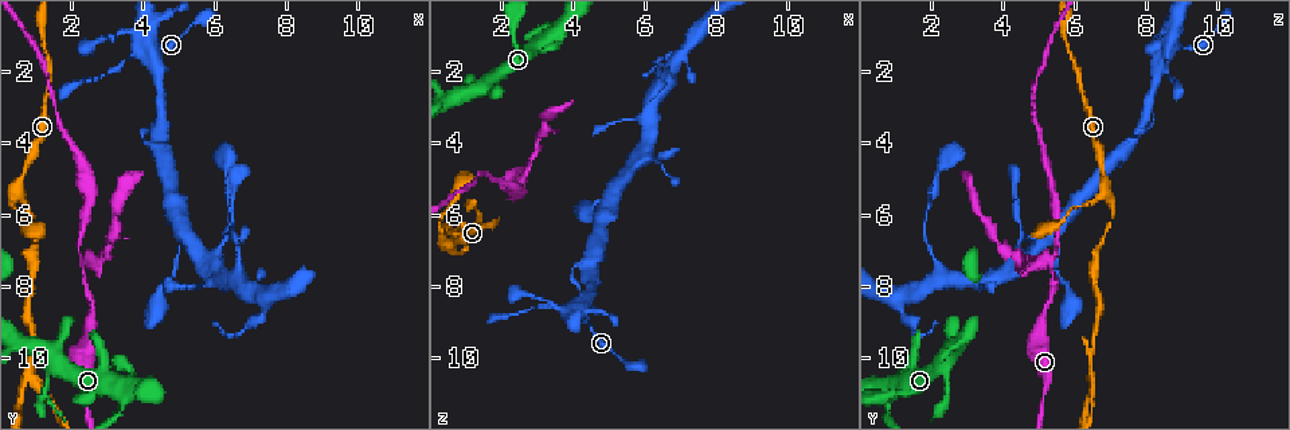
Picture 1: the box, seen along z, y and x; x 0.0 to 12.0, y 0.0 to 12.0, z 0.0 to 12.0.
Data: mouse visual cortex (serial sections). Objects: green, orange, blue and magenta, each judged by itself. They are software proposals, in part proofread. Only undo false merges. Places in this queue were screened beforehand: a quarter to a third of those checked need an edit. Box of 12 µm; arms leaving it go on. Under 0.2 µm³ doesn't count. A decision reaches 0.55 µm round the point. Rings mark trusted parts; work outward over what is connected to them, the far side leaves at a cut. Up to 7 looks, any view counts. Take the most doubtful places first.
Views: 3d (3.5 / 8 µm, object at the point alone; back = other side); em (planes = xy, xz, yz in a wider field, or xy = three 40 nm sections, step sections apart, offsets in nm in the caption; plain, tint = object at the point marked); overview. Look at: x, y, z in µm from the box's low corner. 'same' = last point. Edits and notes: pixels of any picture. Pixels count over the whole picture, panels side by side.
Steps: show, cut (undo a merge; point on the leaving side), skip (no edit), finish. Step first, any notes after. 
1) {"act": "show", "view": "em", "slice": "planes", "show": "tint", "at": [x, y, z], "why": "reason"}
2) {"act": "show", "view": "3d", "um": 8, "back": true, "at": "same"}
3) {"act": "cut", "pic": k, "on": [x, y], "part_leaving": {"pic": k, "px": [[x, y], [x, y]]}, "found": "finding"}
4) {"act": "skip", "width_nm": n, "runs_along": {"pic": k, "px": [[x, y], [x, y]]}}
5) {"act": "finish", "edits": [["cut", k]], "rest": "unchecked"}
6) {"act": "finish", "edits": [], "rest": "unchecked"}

{"act": "show", "view": "3d", "um": 3.5, "at": [1.0, 10.4, 6.4], "why": "arms part here"}

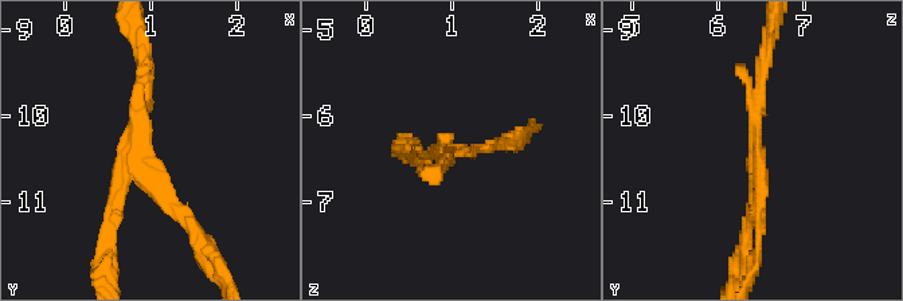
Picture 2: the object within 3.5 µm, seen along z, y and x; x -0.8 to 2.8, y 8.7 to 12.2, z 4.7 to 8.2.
{"act": "show", "view": "em", "slice": "xy", "step": 1, "show": "tint", "at": [0.90, 10.35, 6.45], "arms": 3, "arm_widths_nm": [150, 150, 150]}

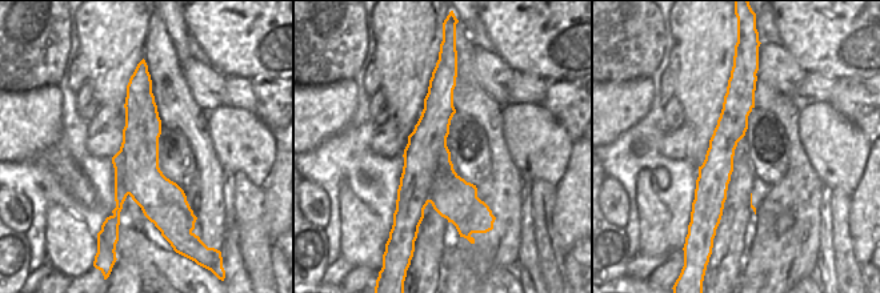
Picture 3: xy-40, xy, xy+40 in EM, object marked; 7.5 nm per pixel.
{"act": "cut", "pic": 2, "on": [168, 208], "part_leaving": {"pic": 2, "px": [[140, 161], [169, 191], [219, 269]]}, "found": "a second cell is stuck on"}

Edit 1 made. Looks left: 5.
{"act": "show", "view": "overview", "why": "see it whole again"}

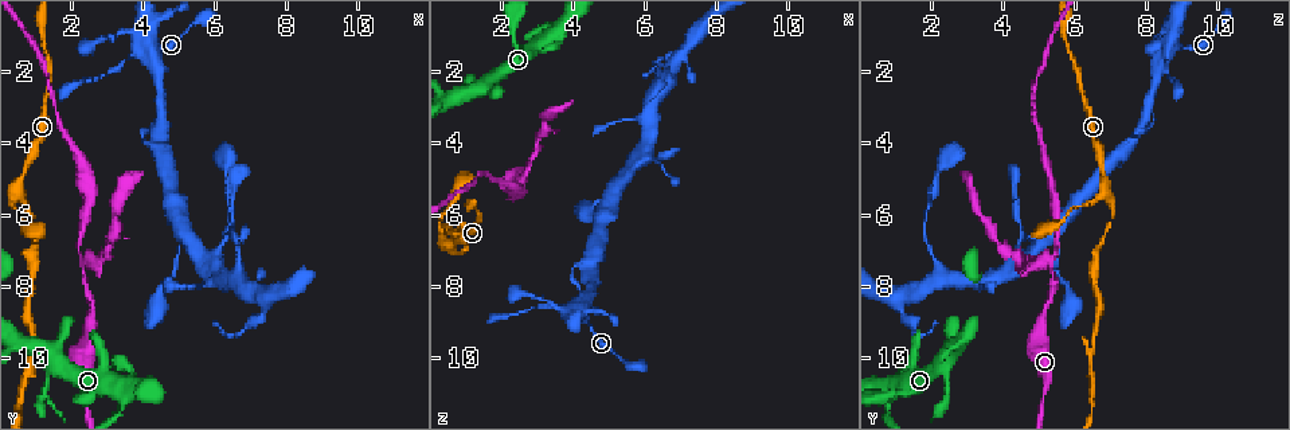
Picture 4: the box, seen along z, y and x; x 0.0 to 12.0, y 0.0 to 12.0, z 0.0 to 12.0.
{"act": "show", "view": "3d", "um": 3.5, "at": [2.3, 7.4, 5.4], "why": "two arms in line, one across"}

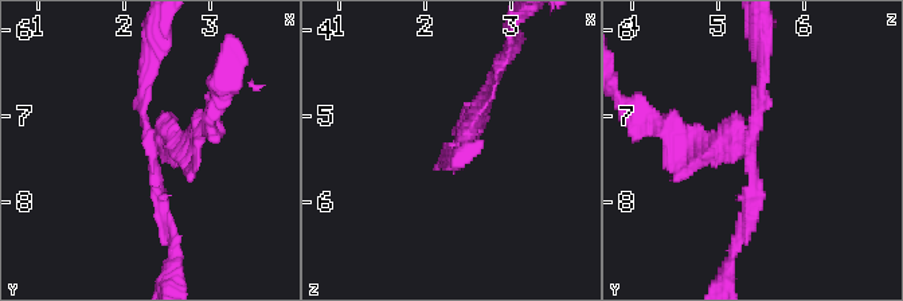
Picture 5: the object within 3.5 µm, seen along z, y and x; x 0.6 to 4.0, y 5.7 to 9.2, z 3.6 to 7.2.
{"act": "show", "view": "em", "slice": "xy", "step": 2, "show": "tint", "at": [2.35, 7.45, 5.35], "arms": 3, "arm_widths_nm": [150, 200, 200]}

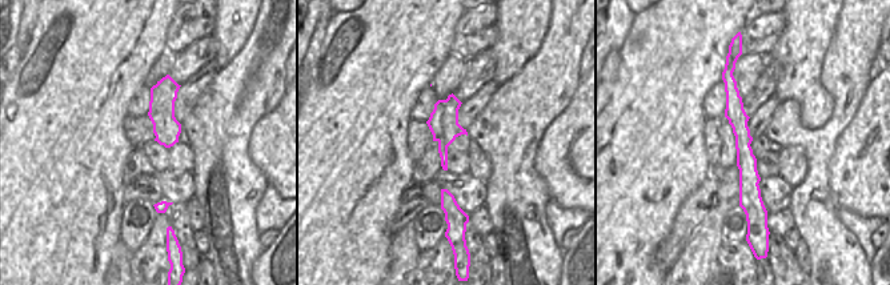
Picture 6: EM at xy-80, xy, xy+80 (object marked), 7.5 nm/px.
{"act": "show", "view": "em", "slice": "xy", "step": 5, "show": "tint", "at": "same"}

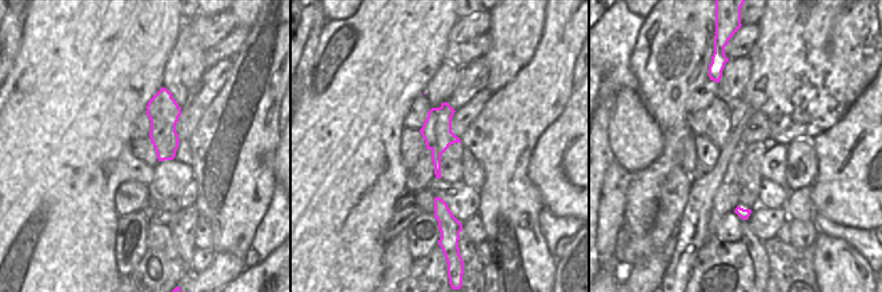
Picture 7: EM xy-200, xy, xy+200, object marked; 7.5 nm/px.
{"act": "cut", "pic": 5, "on": [176, 152], "part_leaving": {"pic": 5, "px": [[160, 147], [194, 156], [210, 118]]}, "found": "two cells meet here"}

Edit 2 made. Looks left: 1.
{"act": "finish", "edits": [["cut", 2], ["cut", 5]], "rest": "unchecked"}

